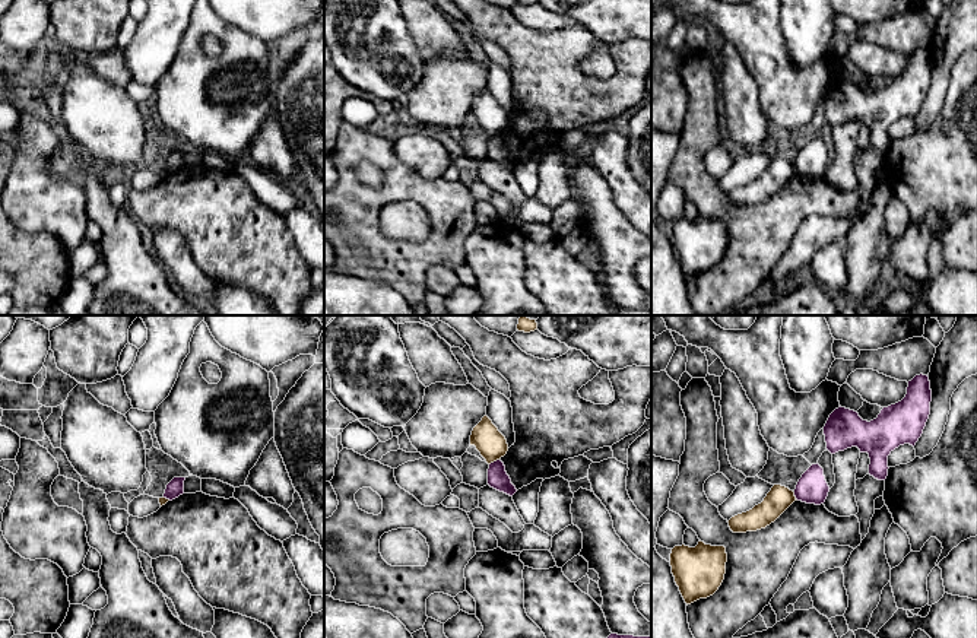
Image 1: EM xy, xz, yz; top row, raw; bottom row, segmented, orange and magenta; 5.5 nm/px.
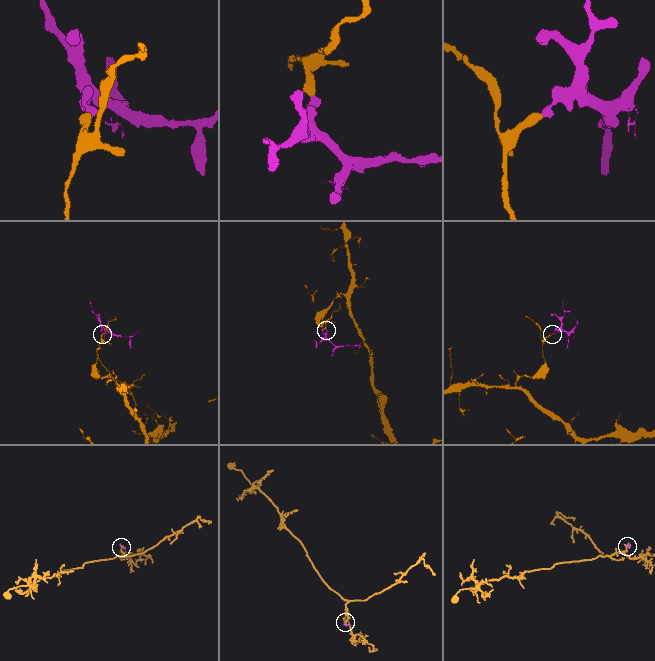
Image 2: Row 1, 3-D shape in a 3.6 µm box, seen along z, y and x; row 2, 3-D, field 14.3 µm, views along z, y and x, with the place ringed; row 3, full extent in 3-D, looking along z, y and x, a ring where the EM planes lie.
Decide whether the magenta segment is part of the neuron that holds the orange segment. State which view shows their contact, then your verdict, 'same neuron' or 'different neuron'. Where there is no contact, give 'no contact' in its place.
contact in xz; different neuron

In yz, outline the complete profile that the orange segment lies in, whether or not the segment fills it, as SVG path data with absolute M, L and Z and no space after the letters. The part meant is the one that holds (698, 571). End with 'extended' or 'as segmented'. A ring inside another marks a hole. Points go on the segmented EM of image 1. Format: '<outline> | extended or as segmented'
M701 540L695 547L682 545L672 549L672 574L686 604L707 599L719 590L726 562L724 546L711 546Z | as segmented

